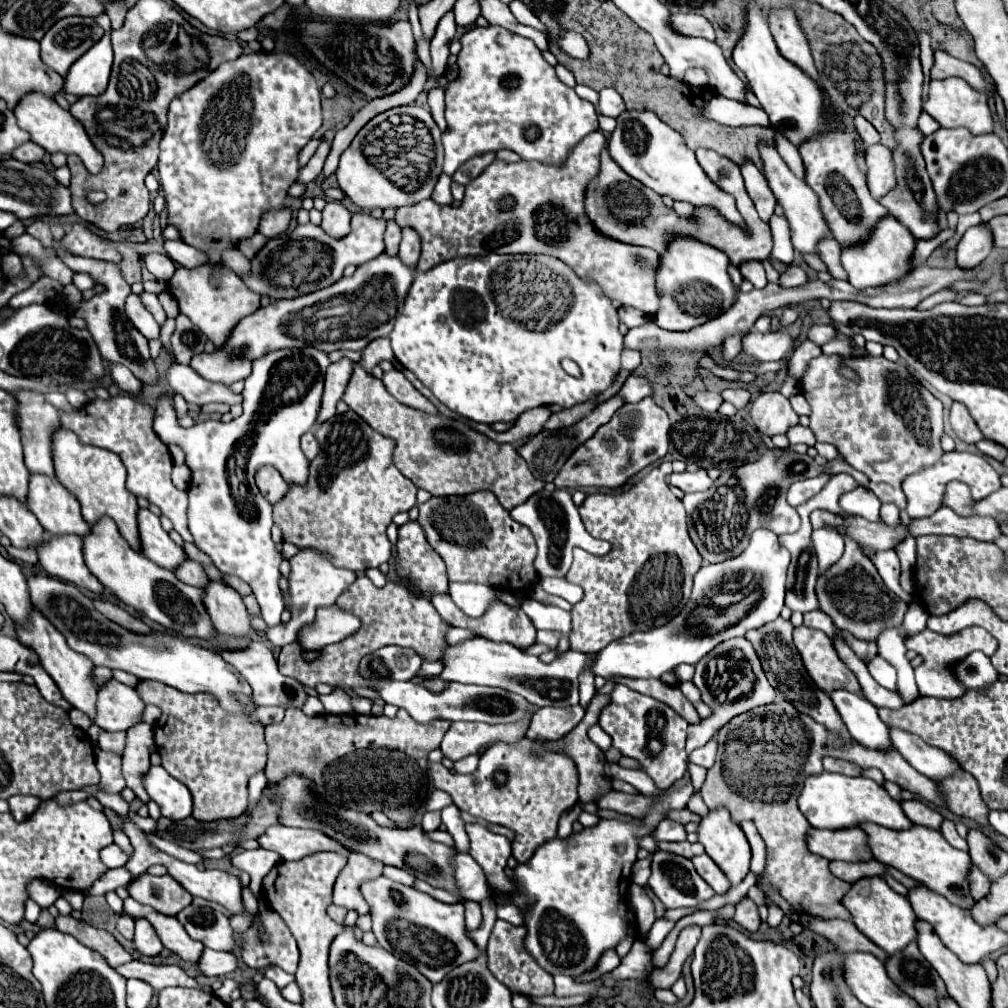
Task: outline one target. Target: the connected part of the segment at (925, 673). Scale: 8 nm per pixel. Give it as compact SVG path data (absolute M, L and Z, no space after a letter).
M969 627L969 629L963 629L963 631L949 635L949 637L933 633L929 629L923 629L921 633L907 635L905 647L917 651L923 657L923 665L919 665L915 669L915 681L917 681L919 693L929 695L929 697L937 697L937 699L955 699L955 697L963 695L963 689L949 675L949 667L953 665L953 661L959 661L961 657L969 655L971 651L983 651L985 655L991 655L997 649L997 641L981 627Z

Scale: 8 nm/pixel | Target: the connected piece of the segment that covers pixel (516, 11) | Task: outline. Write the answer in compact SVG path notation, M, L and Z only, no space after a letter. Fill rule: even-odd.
M517 3L515 7L513 7L513 15L517 17L517 21L519 23L523 23L523 25L529 25L529 27L535 27L535 29L539 29L539 31L543 31L545 35L547 35L547 29L545 29L545 25L541 25L541 21L537 21L537 17L523 5L523 3Z

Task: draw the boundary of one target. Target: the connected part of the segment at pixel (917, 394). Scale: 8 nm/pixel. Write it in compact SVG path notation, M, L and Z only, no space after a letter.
M819 355L811 361L805 381L799 383L801 393L811 405L811 429L817 441L831 443L845 461L869 477L869 489L881 503L893 503L905 509L907 499L901 483L907 475L927 469L941 461L943 449L939 437L943 433L943 405L933 397L903 363L891 363L885 357L849 359L861 381L853 385L837 373L837 355Z

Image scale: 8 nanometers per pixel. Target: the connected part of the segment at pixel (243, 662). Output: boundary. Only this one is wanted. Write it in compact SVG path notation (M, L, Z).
M251 643L245 651L221 651L221 655L249 681L249 685L253 689L255 705L277 705L283 709L289 709L289 707L301 709L305 705L305 701L309 699L305 687L299 681L279 673L277 659L273 657L273 653L263 643Z

